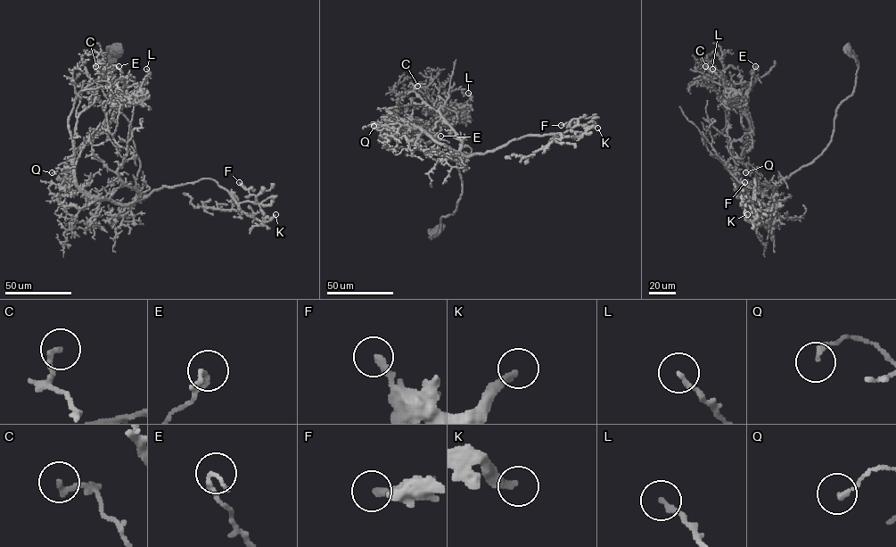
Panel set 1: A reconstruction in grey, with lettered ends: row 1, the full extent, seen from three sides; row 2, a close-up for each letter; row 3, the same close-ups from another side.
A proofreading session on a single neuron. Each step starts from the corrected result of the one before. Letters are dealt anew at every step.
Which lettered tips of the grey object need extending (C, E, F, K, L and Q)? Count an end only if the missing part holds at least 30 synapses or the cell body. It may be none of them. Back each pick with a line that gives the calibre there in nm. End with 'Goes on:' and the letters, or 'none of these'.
Goes on: none of these

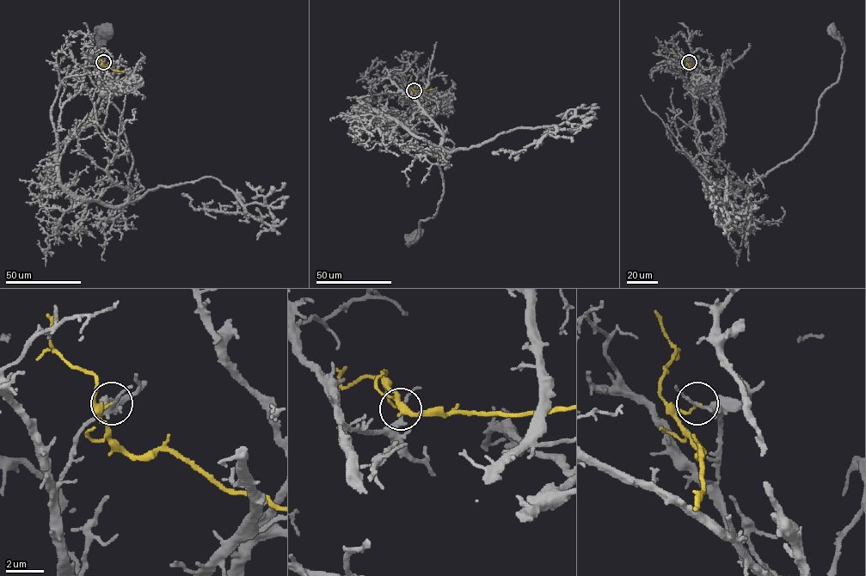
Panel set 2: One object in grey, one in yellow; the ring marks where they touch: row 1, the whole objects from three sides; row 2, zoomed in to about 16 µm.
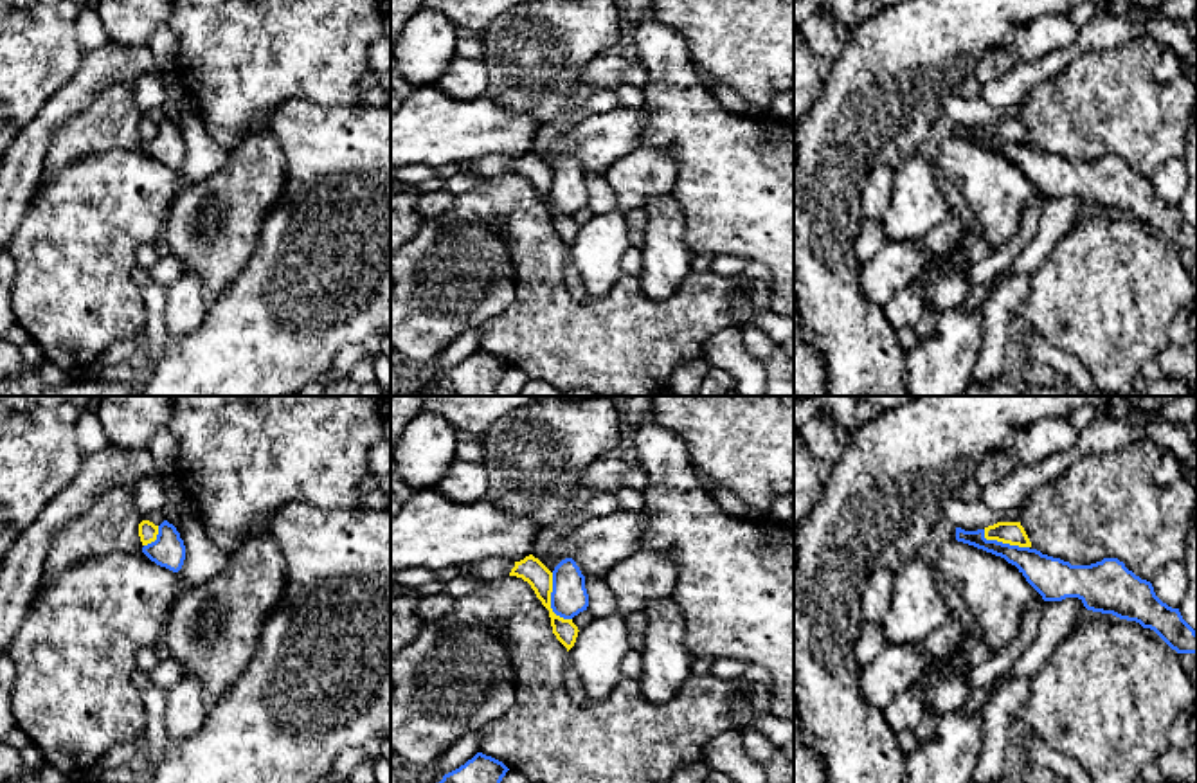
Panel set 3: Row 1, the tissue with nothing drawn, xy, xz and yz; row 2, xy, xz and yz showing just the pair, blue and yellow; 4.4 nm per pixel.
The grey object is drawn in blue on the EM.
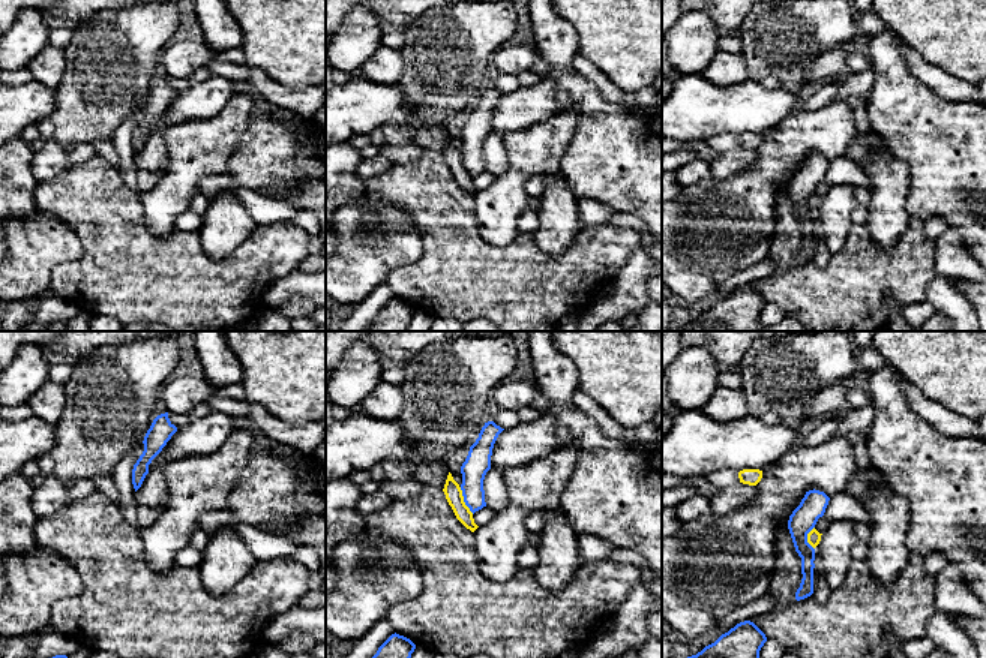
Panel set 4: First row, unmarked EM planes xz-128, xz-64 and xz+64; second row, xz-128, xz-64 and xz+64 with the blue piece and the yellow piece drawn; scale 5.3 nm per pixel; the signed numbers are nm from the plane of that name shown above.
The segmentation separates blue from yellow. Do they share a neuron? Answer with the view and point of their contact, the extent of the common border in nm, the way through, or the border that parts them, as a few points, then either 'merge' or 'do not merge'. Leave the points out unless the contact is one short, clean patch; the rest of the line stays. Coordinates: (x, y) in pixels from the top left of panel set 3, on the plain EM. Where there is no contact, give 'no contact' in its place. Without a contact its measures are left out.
xz (551, 198) | 240 nm | along xz (551, 170), (551, 206), (571, 216) | do not merge

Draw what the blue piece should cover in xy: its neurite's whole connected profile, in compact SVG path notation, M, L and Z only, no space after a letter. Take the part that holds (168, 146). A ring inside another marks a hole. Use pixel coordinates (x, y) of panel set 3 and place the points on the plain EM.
M164 117L158 122L157 137L144 142L142 149L160 164L178 169L185 157L185 142L173 121Z

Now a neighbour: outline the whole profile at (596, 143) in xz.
M643 108L596 113L576 126L565 126L540 158L553 169L562 157L572 155L585 175L603 175L641 146L646 124L648 113Z

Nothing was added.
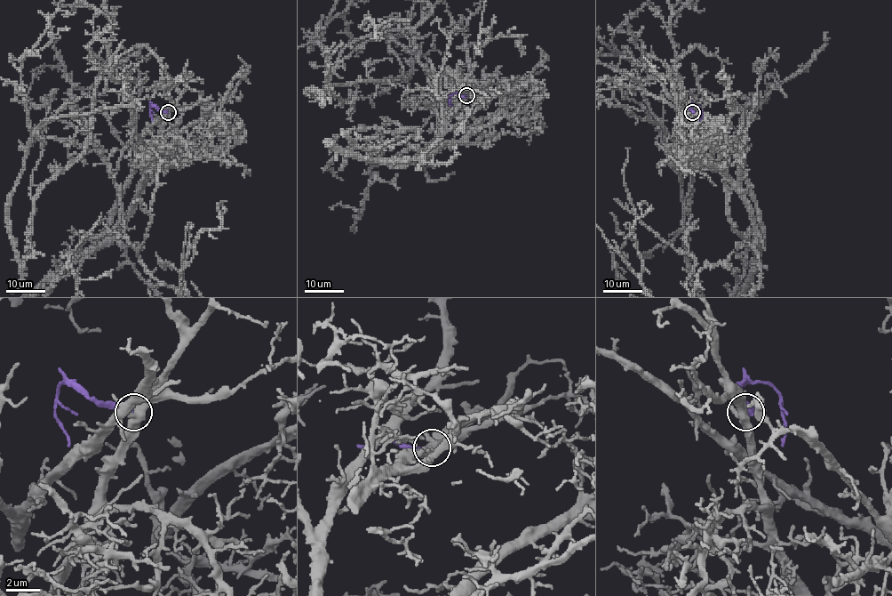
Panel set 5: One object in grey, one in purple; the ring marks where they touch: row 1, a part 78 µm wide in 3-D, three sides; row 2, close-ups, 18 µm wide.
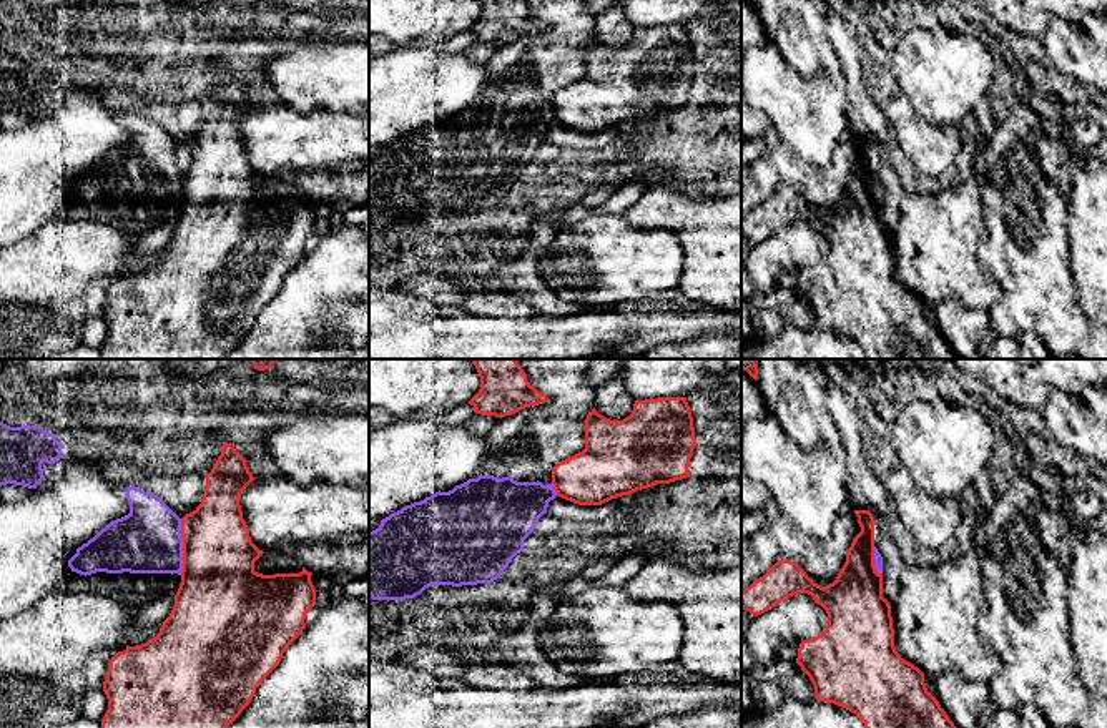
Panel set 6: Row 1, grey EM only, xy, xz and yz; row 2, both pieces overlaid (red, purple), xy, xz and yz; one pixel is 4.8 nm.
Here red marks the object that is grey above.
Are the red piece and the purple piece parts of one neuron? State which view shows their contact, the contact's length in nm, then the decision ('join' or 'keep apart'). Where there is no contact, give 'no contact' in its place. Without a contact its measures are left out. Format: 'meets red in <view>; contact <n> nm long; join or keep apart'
meets red in xy; contact 260 nm long; keep apart

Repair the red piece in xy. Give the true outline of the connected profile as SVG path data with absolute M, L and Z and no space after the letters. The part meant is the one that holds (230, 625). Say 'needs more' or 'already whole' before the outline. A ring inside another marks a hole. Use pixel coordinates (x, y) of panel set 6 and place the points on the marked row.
already whole; M228 442L221 447L214 467L206 474L206 485L201 504L186 514L181 520L183 535L183 570L181 583L175 595L175 605L170 617L163 622L160 633L146 643L128 647L111 657L108 671L103 681L103 691L108 698L108 710L101 720L101 728L228 728L241 711L251 703L259 683L279 665L283 653L306 628L306 613L316 605L316 588L311 582L311 572L304 567L299 573L274 573L263 575L254 570L254 562L264 553L259 550L251 537L248 525L243 519L239 497L243 490L254 480L246 459Z

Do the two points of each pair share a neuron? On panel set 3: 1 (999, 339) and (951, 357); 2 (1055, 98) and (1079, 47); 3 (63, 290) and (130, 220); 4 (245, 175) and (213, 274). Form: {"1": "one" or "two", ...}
{"1": "two", "2": "two", "3": "one", "4": "one"}

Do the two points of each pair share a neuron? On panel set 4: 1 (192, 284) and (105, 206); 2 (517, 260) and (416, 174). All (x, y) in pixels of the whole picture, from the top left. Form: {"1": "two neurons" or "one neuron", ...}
{"1": "one neuron", "2": "one neuron"}

